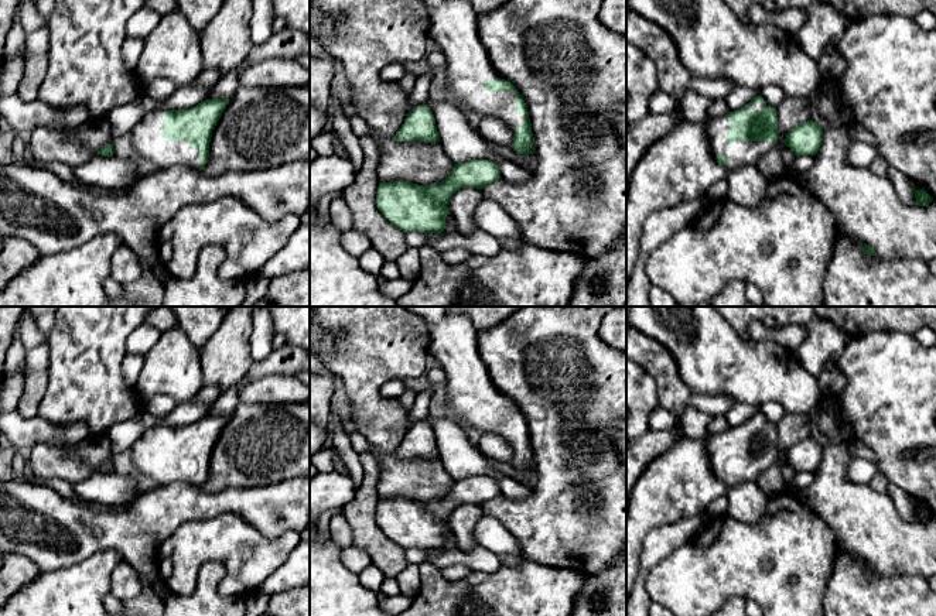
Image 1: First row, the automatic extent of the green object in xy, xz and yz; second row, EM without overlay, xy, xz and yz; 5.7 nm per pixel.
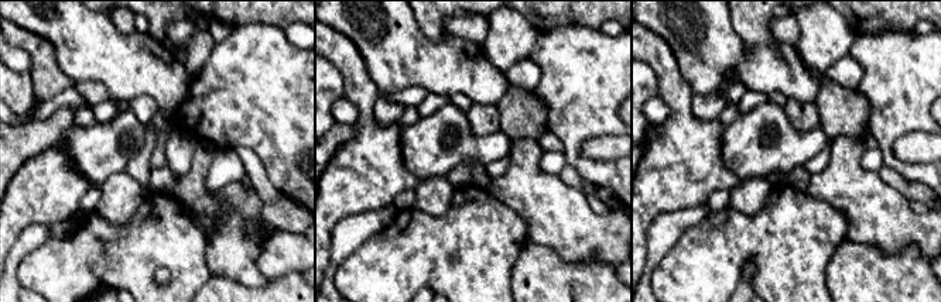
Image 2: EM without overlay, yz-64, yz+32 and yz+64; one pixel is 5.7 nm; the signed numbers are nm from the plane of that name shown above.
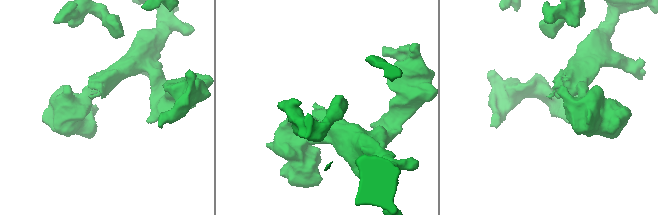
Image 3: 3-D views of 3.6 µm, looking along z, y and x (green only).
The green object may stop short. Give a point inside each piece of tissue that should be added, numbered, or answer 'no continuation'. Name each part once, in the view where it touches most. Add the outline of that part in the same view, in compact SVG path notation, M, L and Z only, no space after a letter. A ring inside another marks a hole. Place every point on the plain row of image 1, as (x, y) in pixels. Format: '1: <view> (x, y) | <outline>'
1: xz (453, 338) | M448 307L404 308L427 324L430 333L428 353L447 373L447 400L450 408L464 421L464 425L503 438L515 452L516 442L525 439L525 432L516 430L515 408L488 408L485 405L484 397L493 397L499 391L493 386L488 369L479 357L476 343L478 331L471 321L465 315L452 312Z

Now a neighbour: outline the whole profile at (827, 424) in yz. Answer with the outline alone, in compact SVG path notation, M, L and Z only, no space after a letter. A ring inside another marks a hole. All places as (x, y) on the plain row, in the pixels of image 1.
M823 394L809 414L812 434L823 446L829 444L850 445L851 427L844 421L843 413L831 394Z

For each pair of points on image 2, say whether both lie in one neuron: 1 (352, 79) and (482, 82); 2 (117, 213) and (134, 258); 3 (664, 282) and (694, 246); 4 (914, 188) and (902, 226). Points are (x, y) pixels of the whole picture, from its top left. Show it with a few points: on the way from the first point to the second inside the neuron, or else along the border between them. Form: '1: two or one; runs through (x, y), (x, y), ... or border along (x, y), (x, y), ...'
1: two; border along (358, 50), (363, 67), (379, 93)
2: two; border along (144, 199), (123, 223), (110, 223), (95, 210)
3: one; runs through (673, 274), (693, 254)
4: two; border along (880, 178), (907, 199)

